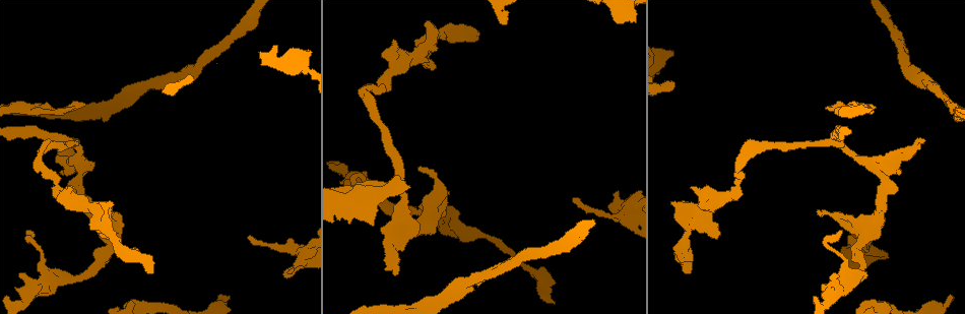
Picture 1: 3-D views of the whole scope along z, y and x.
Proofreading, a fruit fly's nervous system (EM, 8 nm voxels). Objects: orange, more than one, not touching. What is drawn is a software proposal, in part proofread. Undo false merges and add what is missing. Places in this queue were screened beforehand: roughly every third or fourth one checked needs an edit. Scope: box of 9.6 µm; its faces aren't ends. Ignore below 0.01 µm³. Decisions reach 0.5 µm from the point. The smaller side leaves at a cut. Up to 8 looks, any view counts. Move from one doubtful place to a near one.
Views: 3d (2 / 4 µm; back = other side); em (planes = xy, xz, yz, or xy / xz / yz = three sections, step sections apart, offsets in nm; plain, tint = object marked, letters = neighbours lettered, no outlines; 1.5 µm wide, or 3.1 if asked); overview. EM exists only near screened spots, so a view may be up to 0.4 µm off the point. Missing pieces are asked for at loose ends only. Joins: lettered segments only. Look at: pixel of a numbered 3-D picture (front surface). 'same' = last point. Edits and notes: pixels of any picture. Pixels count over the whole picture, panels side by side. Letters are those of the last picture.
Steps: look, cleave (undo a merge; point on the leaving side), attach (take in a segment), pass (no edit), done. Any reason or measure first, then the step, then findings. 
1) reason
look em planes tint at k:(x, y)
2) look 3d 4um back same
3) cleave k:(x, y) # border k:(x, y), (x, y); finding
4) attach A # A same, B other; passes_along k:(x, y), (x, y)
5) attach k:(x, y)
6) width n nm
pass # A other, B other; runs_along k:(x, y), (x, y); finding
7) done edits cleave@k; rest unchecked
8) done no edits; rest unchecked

thick end
look 3d 4um at 1:(673, 54)

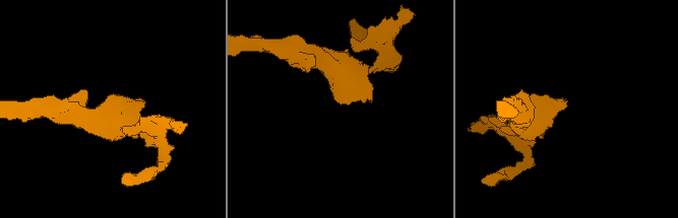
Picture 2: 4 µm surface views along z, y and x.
look em planes plain at 2:(566, 106)

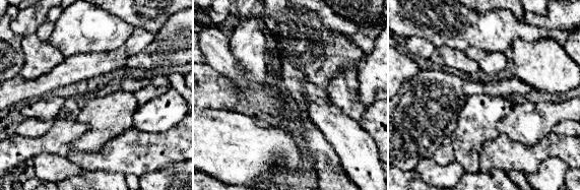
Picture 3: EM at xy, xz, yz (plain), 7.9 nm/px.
what lies round it
look em planes letters same

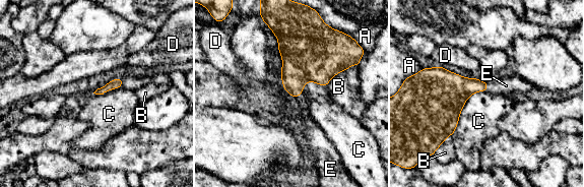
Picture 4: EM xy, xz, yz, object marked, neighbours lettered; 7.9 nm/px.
attach E # A other, B other, C other, D other, E same; the neuron continues

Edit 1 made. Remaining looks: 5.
look overview

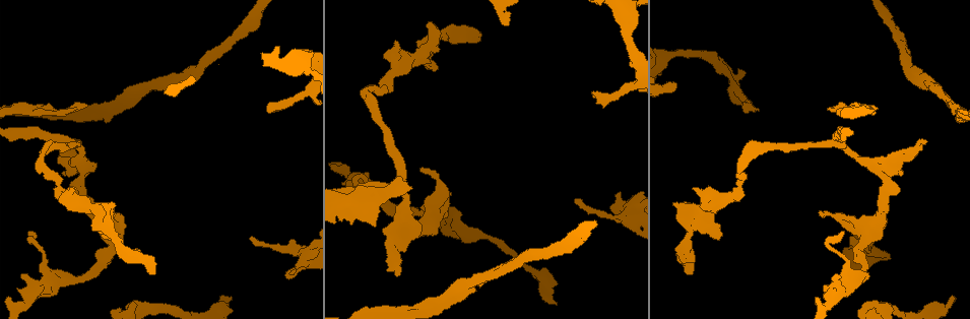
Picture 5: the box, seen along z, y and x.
free end
look 3d 4um at 5:(717, 232)

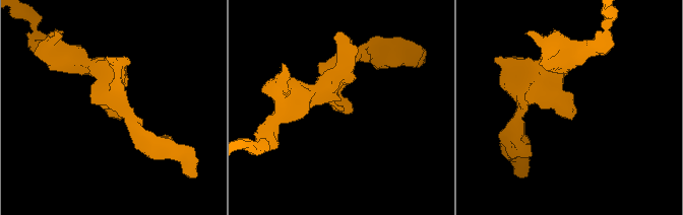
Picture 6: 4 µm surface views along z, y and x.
look em planes letters at 6:(351, 104)

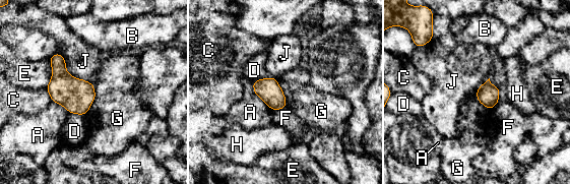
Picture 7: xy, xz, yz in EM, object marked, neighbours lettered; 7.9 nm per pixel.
pass # A other, B other, C other, D other, E other, F other, G other, H other, J other; border 7:(93, 83), (94, 100), (85, 114); no lettered segment goes on from it

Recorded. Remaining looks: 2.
branch stops here
look em planes tint at 5:(619, 193)

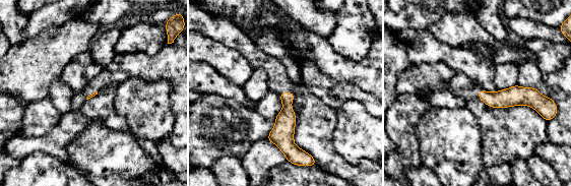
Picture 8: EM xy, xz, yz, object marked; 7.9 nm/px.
look em planes letters same

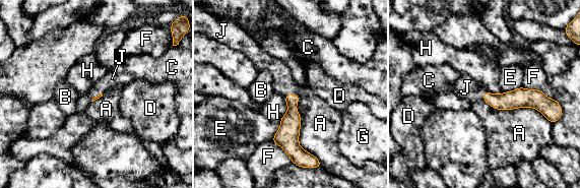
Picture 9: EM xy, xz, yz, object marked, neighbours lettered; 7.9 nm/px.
attach J # A other, B other, C other, D other, E other, F other, G other, H other, J same; it goes on there

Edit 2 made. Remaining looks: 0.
done edits attach@4, attach@9; rest unchecked

